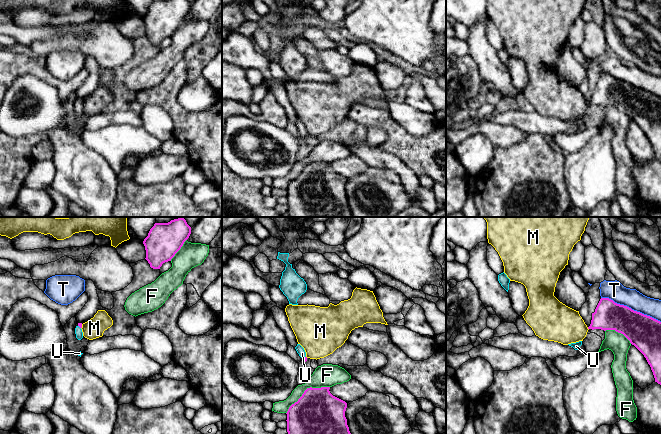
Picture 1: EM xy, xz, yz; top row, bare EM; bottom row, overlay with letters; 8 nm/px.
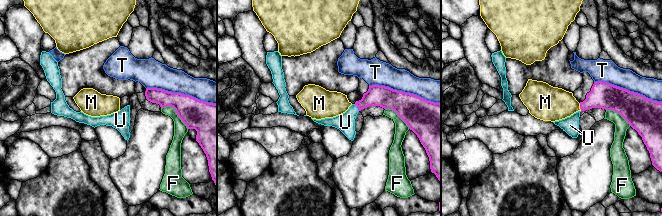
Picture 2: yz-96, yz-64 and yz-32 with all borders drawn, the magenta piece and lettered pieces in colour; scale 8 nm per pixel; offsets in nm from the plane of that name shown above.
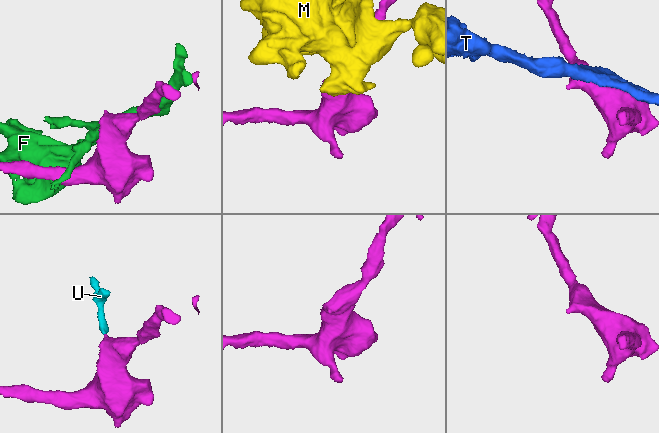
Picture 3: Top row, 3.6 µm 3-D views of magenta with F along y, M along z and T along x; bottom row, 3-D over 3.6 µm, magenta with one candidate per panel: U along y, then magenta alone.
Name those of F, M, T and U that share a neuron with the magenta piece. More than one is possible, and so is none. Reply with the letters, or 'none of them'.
U

